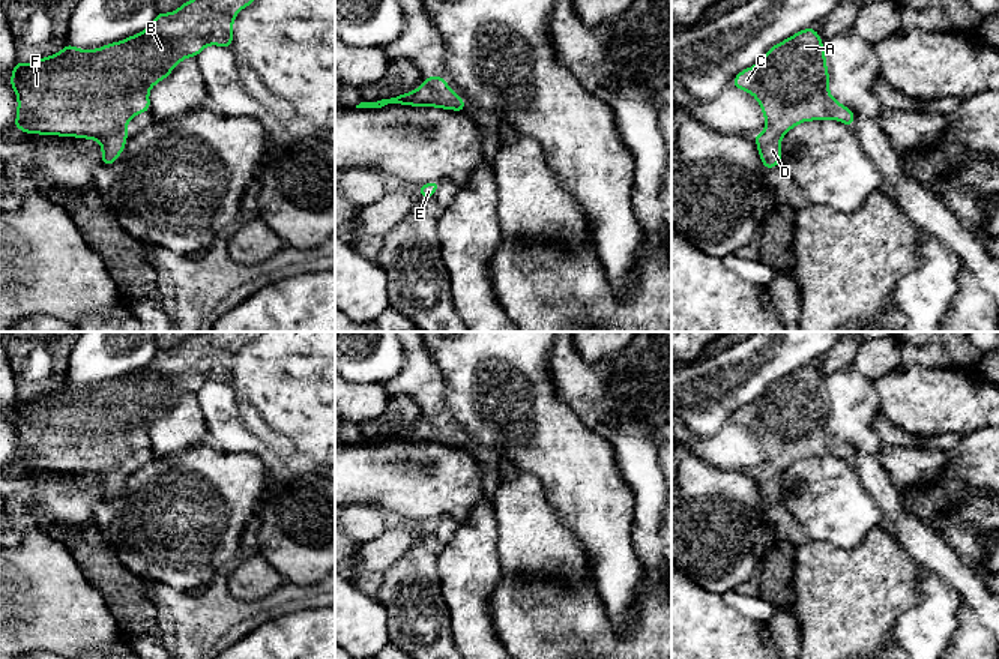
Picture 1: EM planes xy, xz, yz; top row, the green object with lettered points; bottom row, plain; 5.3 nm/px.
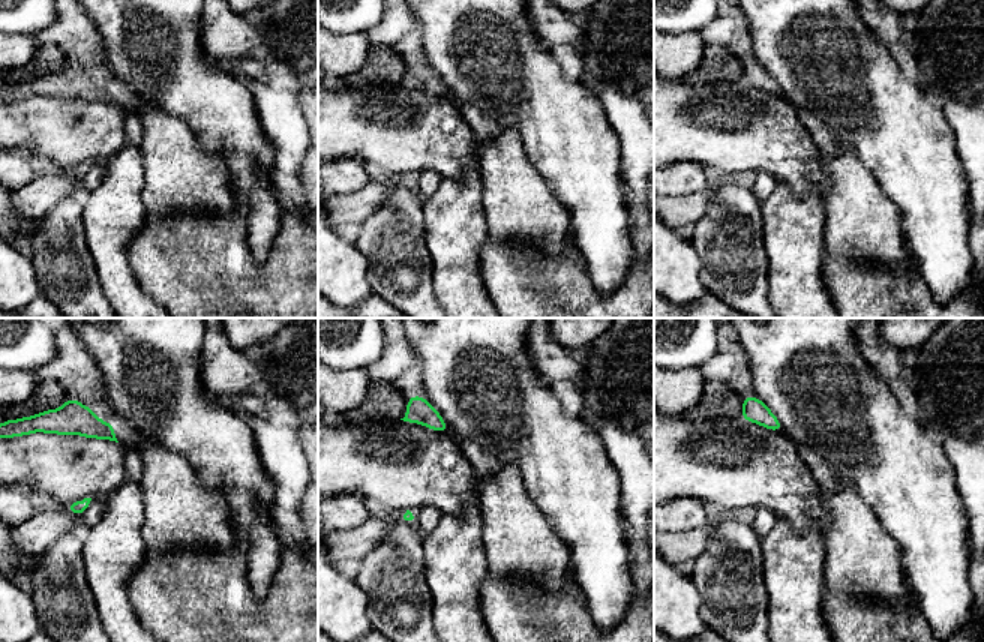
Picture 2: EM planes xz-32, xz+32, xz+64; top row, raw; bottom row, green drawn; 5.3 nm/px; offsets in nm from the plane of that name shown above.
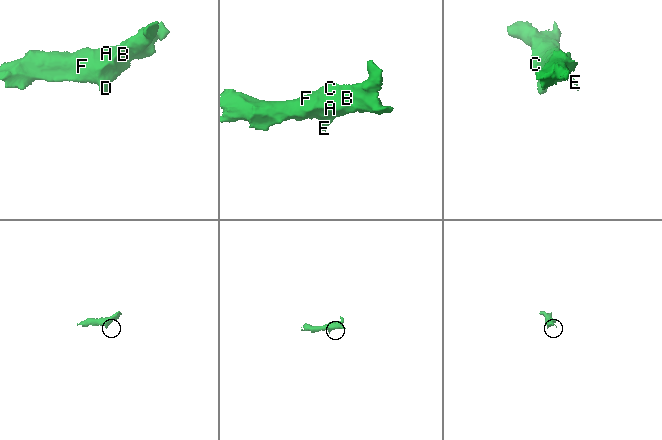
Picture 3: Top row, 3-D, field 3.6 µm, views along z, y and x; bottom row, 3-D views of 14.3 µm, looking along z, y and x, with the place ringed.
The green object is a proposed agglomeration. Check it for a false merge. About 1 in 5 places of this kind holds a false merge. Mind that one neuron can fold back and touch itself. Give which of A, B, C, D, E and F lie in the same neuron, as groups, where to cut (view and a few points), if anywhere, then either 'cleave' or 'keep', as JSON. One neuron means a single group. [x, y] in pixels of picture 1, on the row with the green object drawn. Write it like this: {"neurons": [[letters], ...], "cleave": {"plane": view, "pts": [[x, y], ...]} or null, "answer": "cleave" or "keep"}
{"neurons": [["A", "B", "C", "D", "E", "F"]], "cleave": null, "answer": "keep"}

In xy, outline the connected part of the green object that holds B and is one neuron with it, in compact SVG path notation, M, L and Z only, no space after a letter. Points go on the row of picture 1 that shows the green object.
M189 0L174 12L158 12L144 32L120 42L107 44L98 50L78 50L68 44L57 54L38 59L29 65L15 62L9 80L18 99L17 120L12 126L24 134L98 140L102 150L102 164L113 165L126 146L129 120L150 110L150 89L167 78L183 59L197 57L207 45L231 48L236 14L251 3L252 0Z

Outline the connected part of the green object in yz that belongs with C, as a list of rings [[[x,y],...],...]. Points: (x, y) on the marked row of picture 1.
[[[811,27],[774,45],[759,63],[733,78],[732,84],[751,93],[762,107],[766,128],[762,134],[756,134],[754,140],[765,170],[780,165],[781,138],[802,122],[829,119],[853,128],[855,113],[831,96],[828,83],[823,42]]]

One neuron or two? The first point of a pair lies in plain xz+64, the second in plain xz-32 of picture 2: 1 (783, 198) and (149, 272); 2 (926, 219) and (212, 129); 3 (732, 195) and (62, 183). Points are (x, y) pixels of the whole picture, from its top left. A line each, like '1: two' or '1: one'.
1: two
2: one
3: two

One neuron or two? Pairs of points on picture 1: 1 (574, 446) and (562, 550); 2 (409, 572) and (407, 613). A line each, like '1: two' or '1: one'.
1: two
2: one

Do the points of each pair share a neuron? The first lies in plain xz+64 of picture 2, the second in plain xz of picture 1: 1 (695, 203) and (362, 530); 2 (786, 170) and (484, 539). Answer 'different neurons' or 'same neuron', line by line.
1: different neurons
2: different neurons

